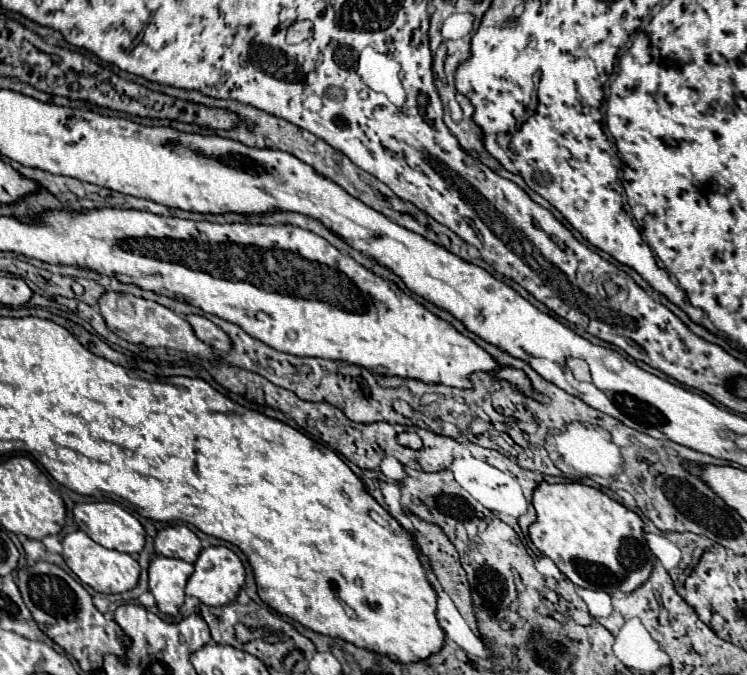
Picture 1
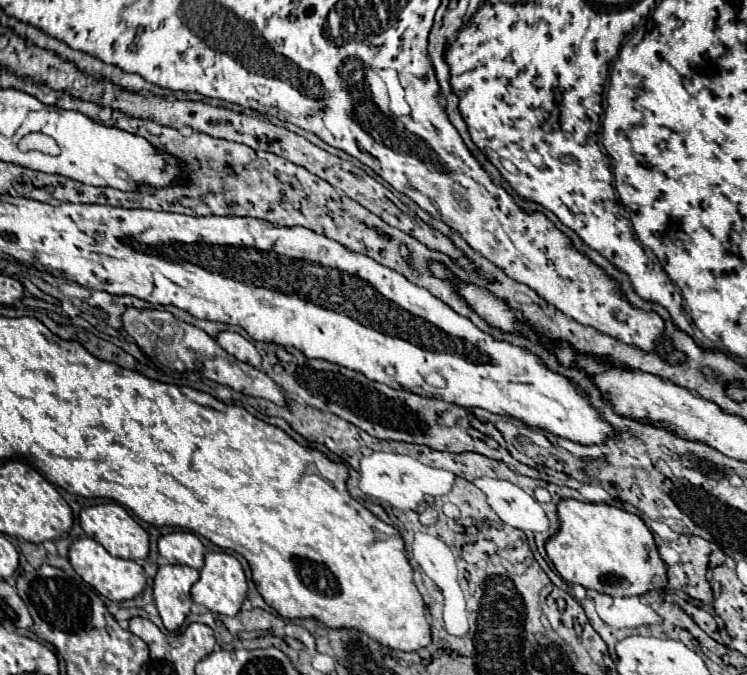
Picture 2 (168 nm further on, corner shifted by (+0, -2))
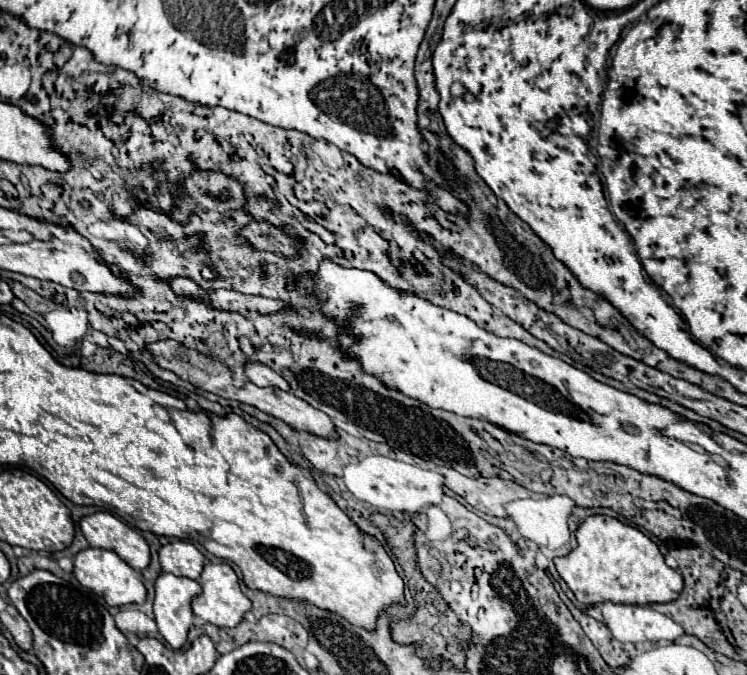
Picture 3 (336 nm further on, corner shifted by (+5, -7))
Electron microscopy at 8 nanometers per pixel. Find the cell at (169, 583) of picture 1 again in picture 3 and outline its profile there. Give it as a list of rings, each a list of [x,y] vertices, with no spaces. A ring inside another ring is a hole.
[[[161,573],[155,581],[153,613],[163,639],[181,649],[187,643],[187,633],[193,625],[191,601],[201,593],[201,585],[187,577]]]

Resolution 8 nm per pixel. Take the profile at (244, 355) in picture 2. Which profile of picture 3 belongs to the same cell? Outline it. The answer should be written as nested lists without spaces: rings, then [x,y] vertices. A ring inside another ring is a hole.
[[[249,363],[245,367],[245,371],[257,387],[277,387],[277,389],[283,389],[283,391],[291,391],[289,383],[279,373],[275,373],[273,369],[269,369],[261,363]]]

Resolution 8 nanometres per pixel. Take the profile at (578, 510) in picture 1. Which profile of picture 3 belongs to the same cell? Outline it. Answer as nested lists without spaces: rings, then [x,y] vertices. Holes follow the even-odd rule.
[[[593,515],[593,517],[587,517],[579,525],[575,537],[579,543],[577,549],[573,549],[567,557],[555,559],[555,567],[557,567],[559,575],[563,577],[563,581],[569,585],[569,589],[575,593],[575,597],[581,605],[597,605],[597,603],[607,603],[607,601],[633,603],[633,605],[671,603],[683,591],[683,577],[665,563],[659,547],[639,529],[625,525],[607,515]]]

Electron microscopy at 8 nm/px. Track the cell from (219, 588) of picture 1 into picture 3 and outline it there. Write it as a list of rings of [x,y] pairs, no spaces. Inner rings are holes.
[[[205,565],[199,579],[203,593],[193,601],[193,613],[217,627],[237,627],[251,609],[251,601],[239,589],[235,571],[227,565]]]

